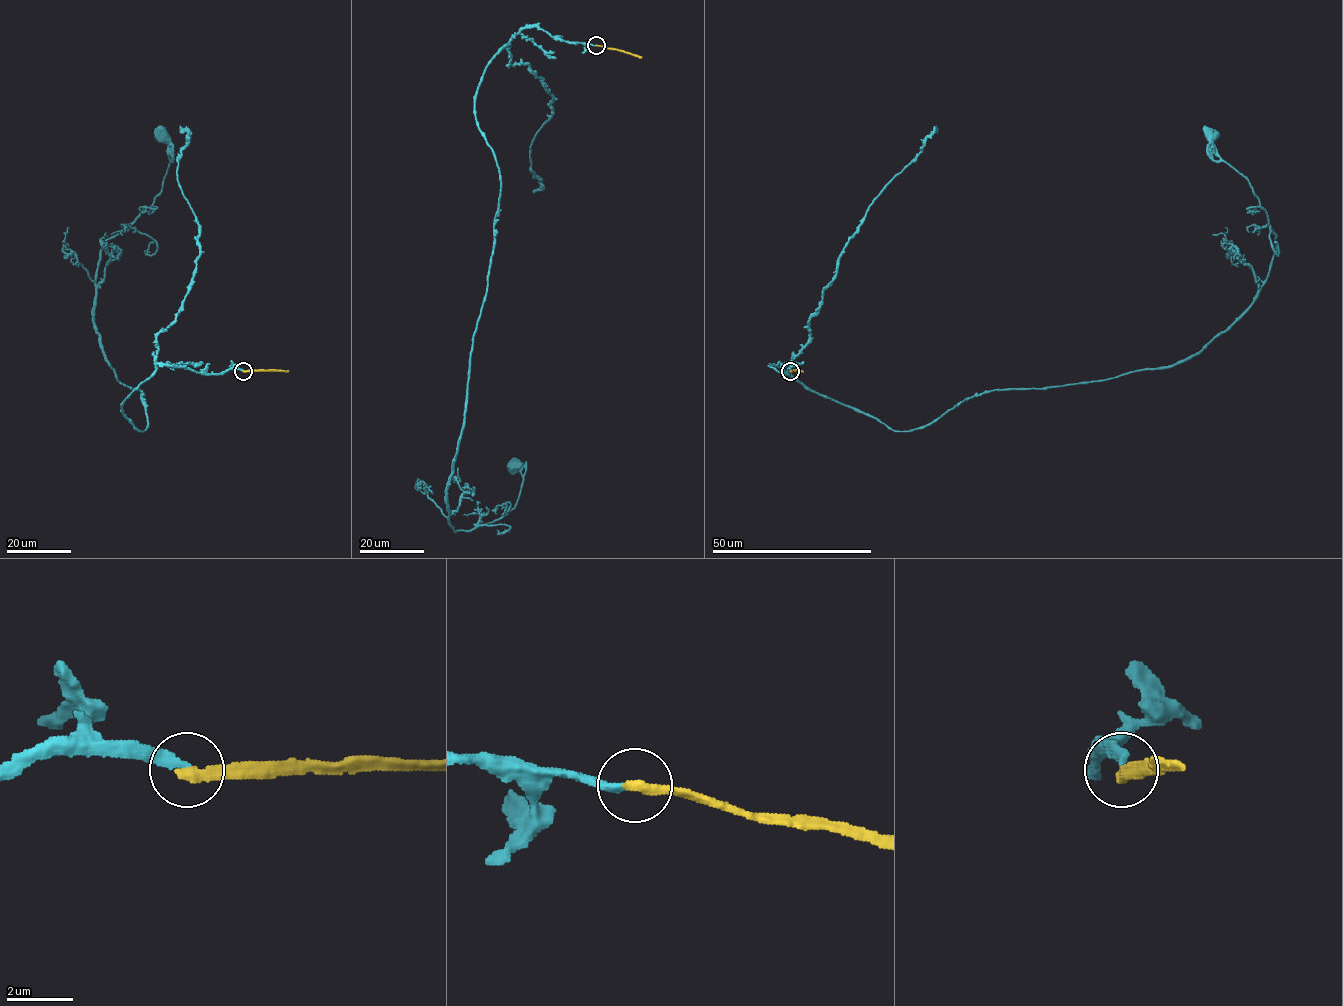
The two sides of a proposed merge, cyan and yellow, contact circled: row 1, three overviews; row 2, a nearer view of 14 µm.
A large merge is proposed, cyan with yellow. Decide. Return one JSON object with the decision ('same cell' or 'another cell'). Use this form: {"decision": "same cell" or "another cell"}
{"decision": "same cell"}

